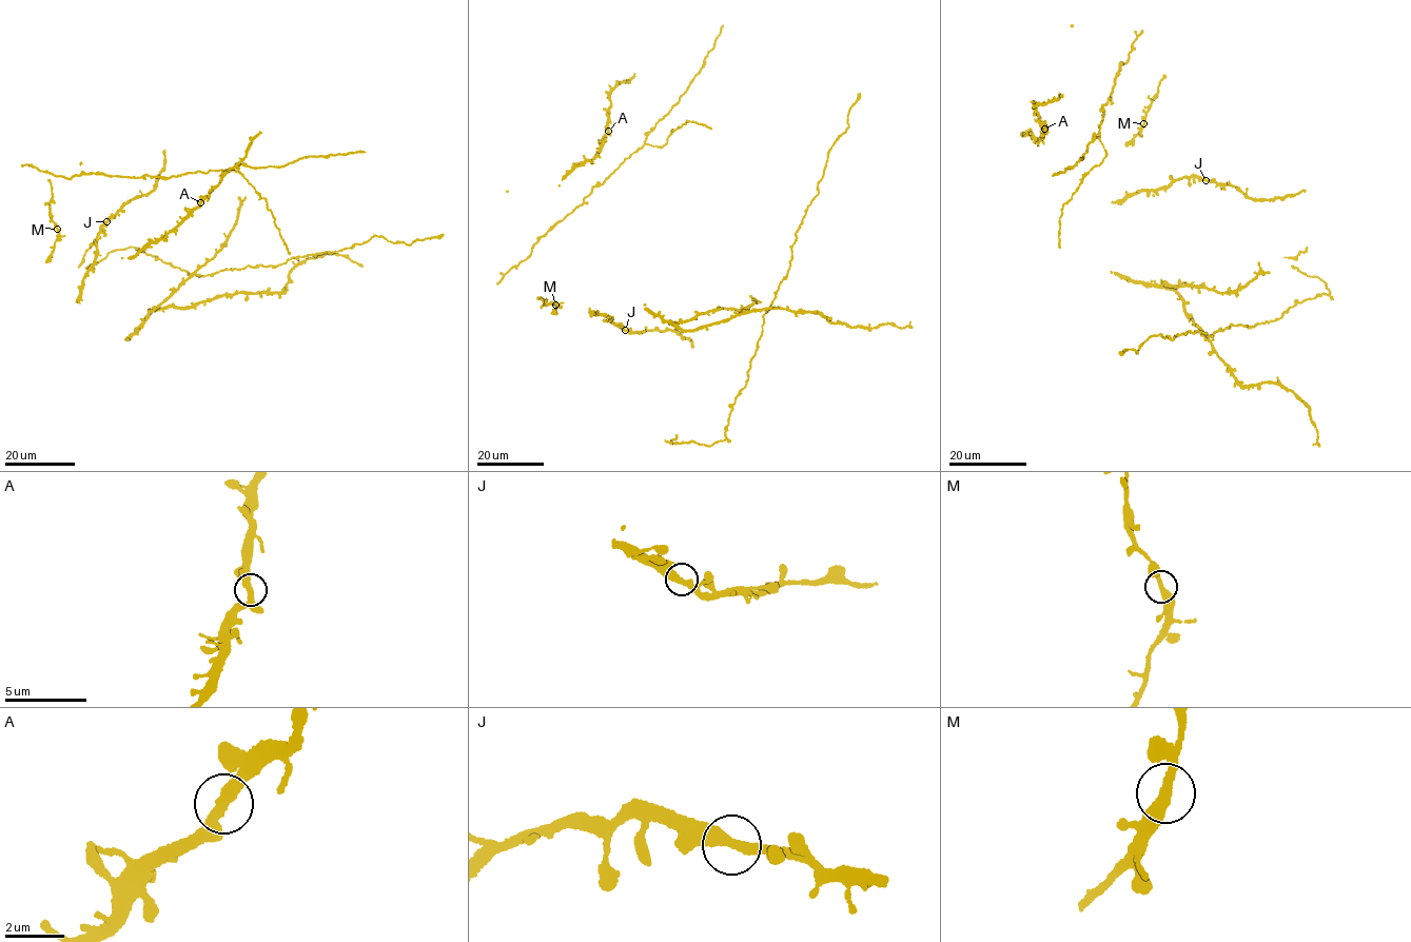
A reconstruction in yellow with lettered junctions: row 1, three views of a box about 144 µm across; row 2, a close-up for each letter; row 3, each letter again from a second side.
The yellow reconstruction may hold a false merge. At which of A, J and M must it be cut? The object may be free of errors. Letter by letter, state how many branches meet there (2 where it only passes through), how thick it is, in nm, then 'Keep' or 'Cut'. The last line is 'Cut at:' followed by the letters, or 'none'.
A: Branches: 2. Thickness 360 nm. Keep
J: Branches: 2. Thickness 400 nm. Keep
M: Branches: 2. Thickness 360 nm. Keep
Cut at: none

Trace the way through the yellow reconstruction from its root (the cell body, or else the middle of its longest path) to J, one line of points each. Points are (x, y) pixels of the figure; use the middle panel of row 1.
J: (589, 312), (610, 318), (625, 330)

